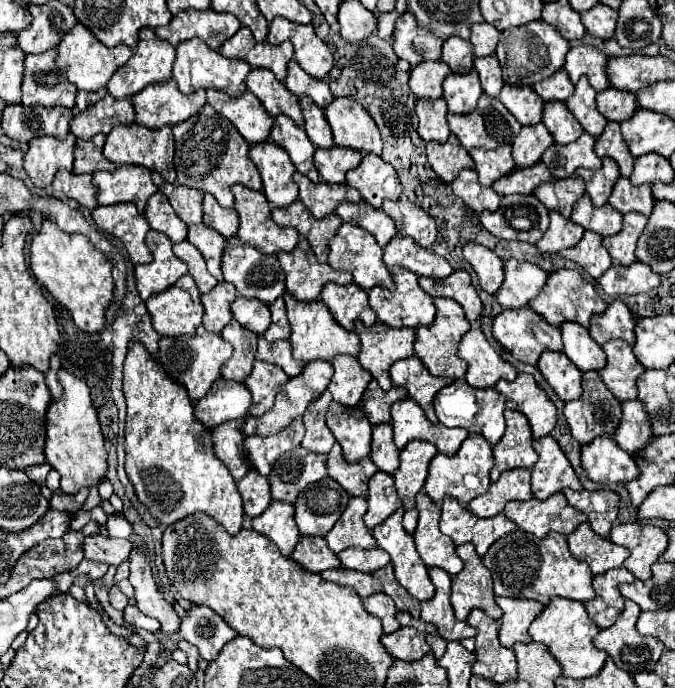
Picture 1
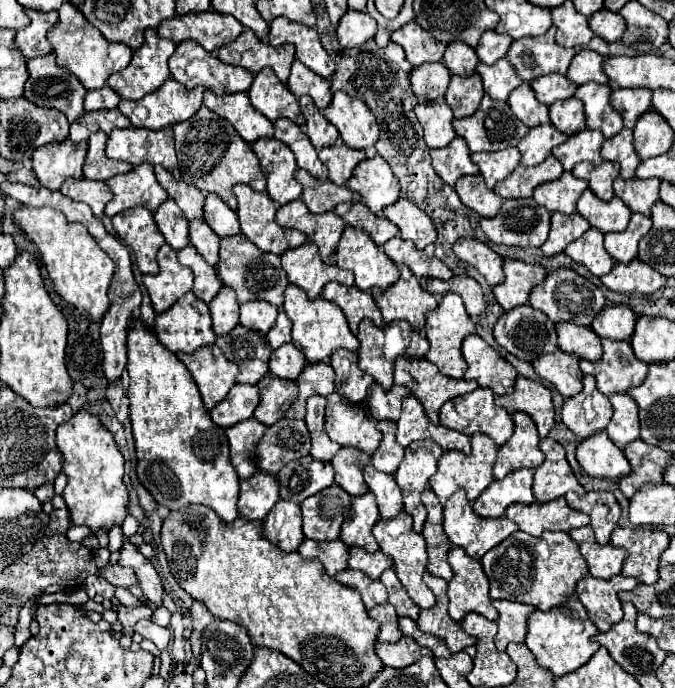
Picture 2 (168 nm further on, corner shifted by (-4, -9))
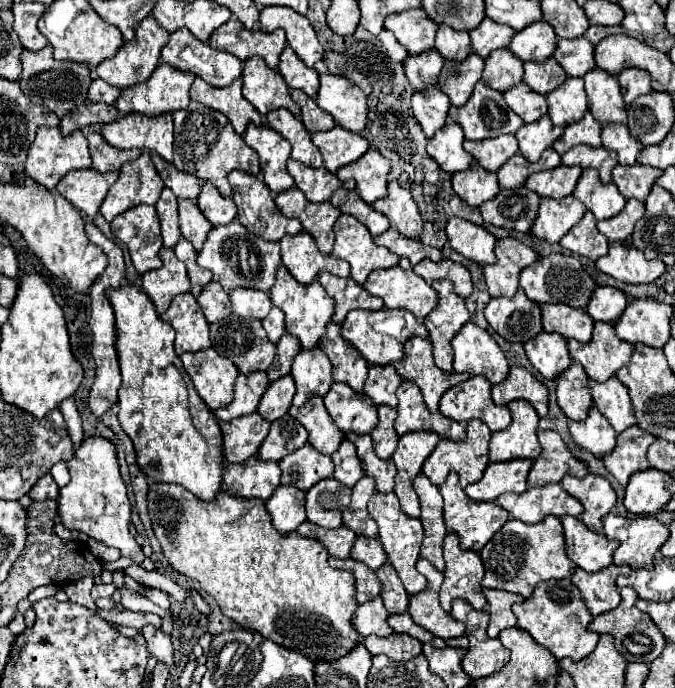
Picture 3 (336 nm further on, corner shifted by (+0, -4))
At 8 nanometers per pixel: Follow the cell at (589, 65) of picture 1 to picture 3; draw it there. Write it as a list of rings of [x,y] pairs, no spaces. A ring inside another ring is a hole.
[[[586,37],[560,39],[552,57],[564,67],[570,77],[582,77],[594,69],[594,45]]]

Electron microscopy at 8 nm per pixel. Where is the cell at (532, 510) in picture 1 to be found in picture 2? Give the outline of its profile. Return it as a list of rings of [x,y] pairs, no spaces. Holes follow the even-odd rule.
[[[564,498],[546,502],[546,504],[510,504],[506,516],[518,524],[522,532],[528,532],[534,538],[540,538],[546,530],[570,532],[580,526],[588,526],[590,518],[584,512],[572,510]]]

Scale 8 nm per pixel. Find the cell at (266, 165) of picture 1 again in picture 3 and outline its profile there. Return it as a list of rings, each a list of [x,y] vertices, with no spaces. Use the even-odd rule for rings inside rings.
[[[250,123],[244,133],[244,141],[260,155],[260,169],[264,175],[264,183],[270,187],[274,195],[294,185],[294,177],[286,169],[286,161],[290,159],[288,139],[278,135],[268,125]]]

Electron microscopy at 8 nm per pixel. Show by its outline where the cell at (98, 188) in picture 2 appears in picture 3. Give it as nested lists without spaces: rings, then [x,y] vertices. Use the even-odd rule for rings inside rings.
[[[80,169],[70,171],[58,183],[58,191],[82,213],[90,219],[98,213],[108,189],[118,179],[118,173],[98,173],[96,169]]]

